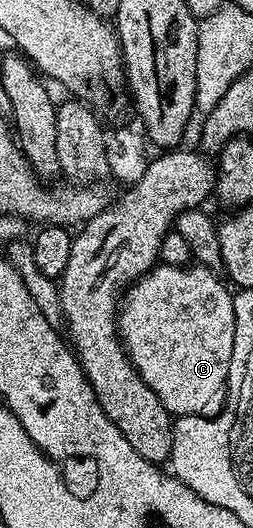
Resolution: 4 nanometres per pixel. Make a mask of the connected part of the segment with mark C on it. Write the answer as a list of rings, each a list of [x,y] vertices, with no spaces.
[[[157,265],[145,275],[141,275],[135,283],[131,284],[123,292],[118,304],[118,334],[120,342],[124,344],[124,350],[128,352],[128,360],[136,366],[137,373],[154,389],[158,401],[168,410],[169,415],[179,417],[182,415],[198,415],[202,419],[211,419],[225,410],[228,399],[228,374],[230,373],[230,357],[234,357],[234,305],[232,304],[233,292],[224,288],[225,280],[215,271],[203,265],[187,265],[170,267]]]

